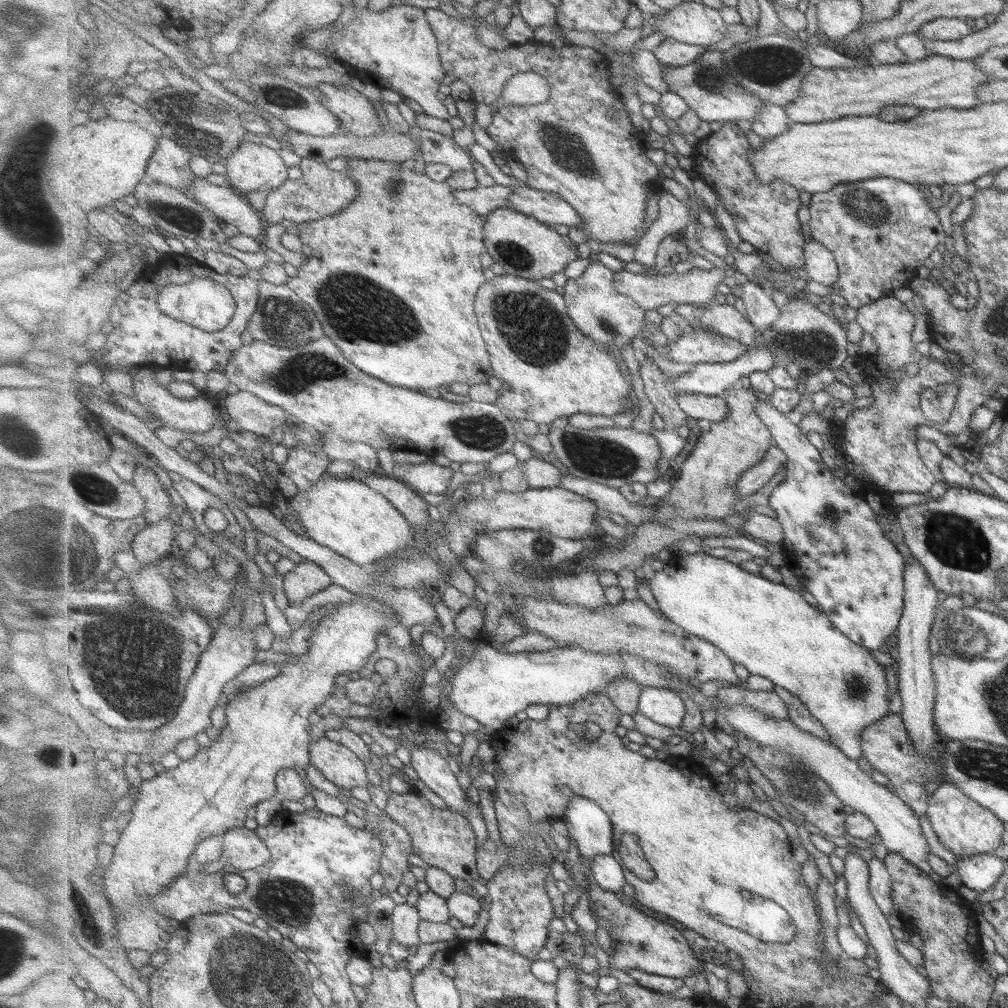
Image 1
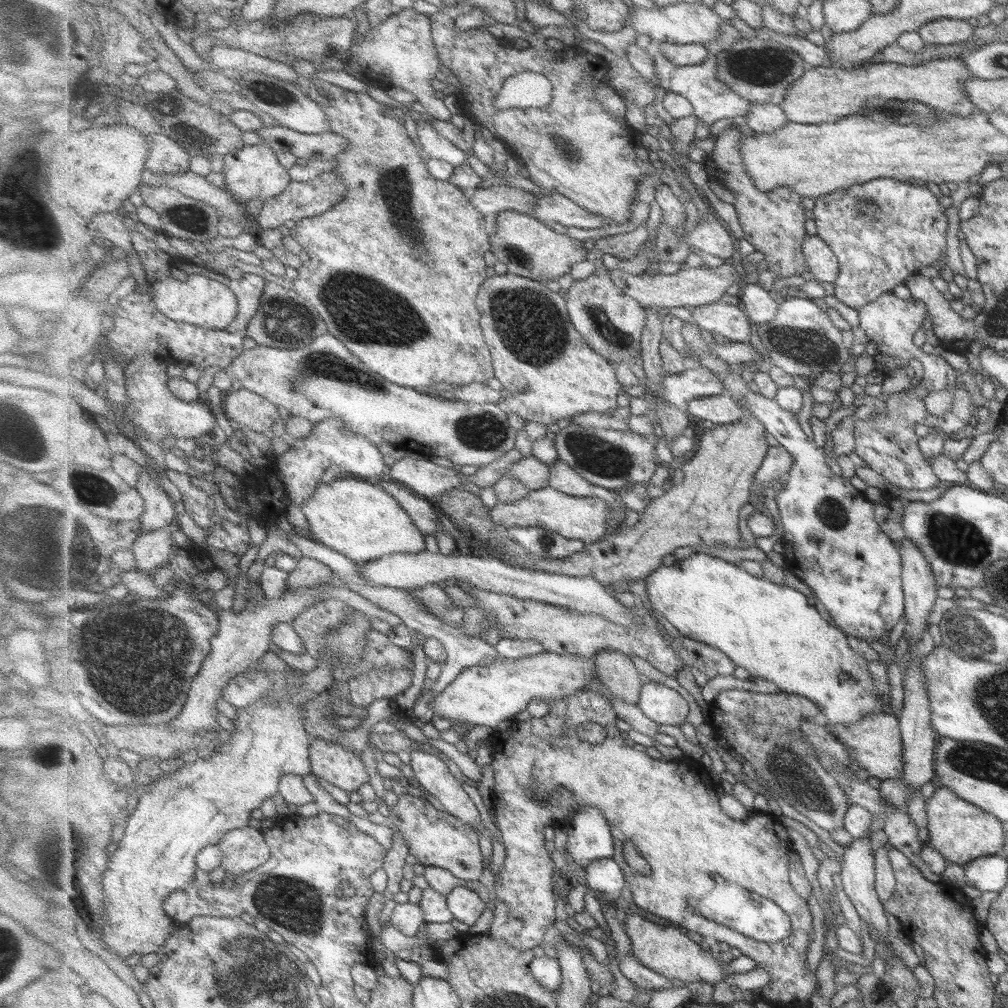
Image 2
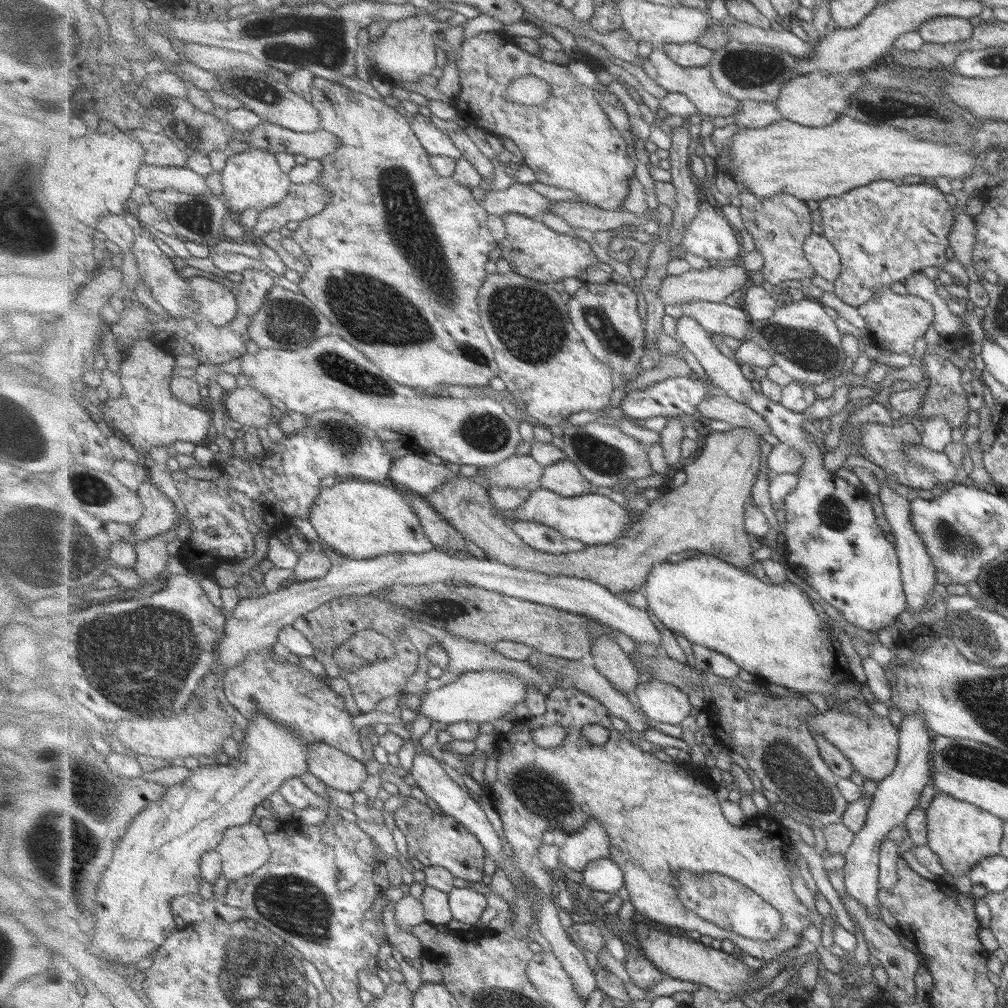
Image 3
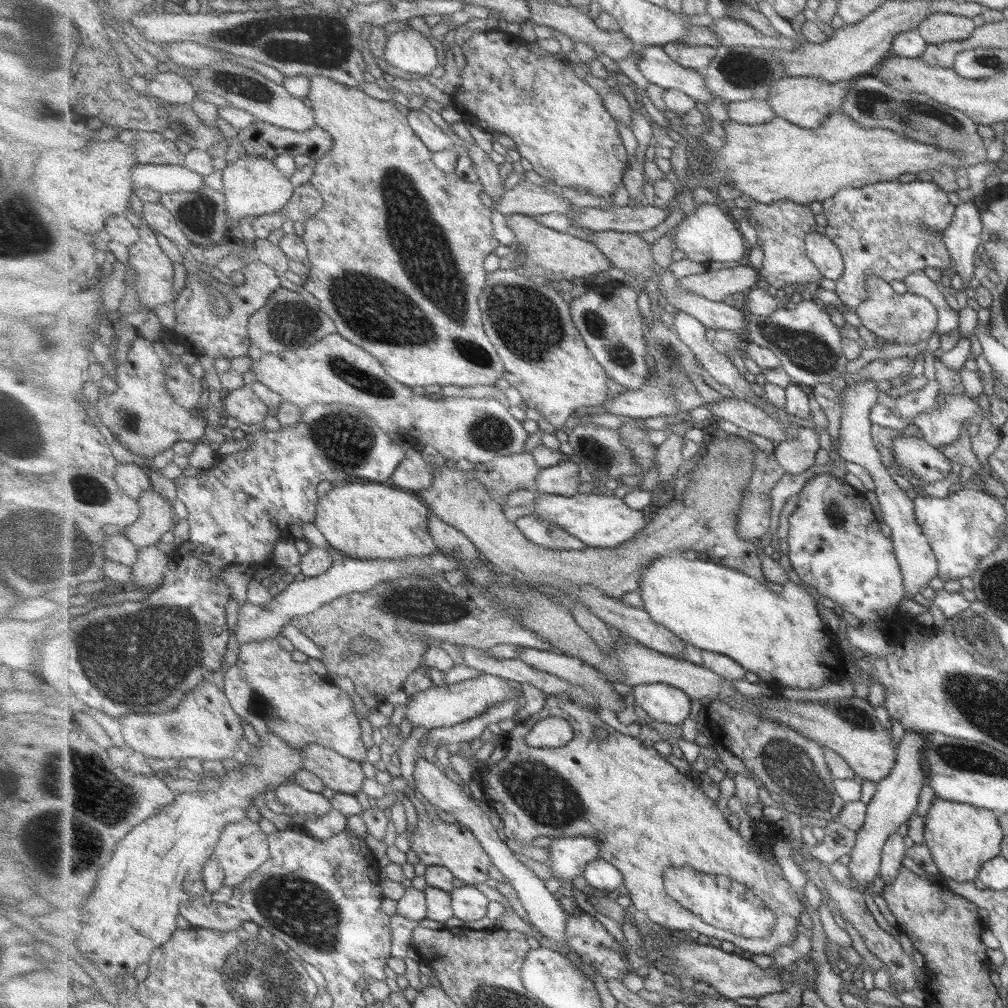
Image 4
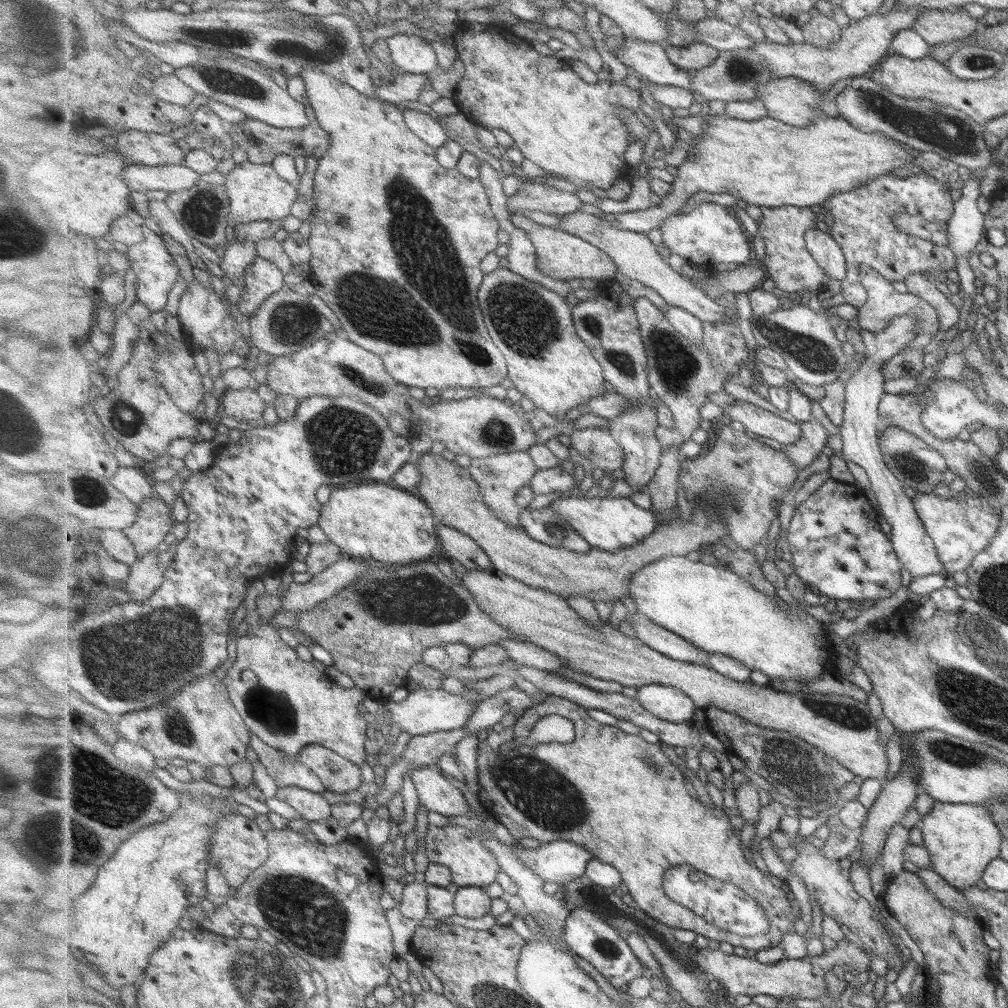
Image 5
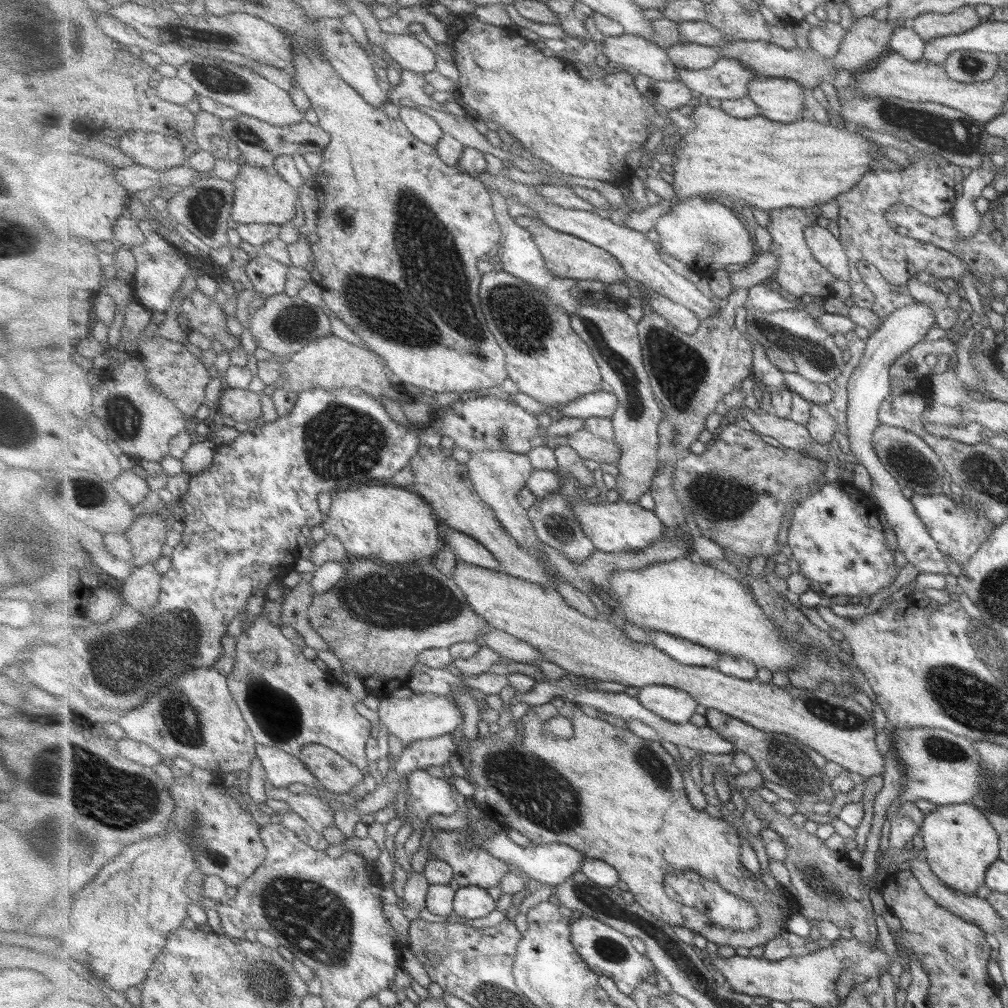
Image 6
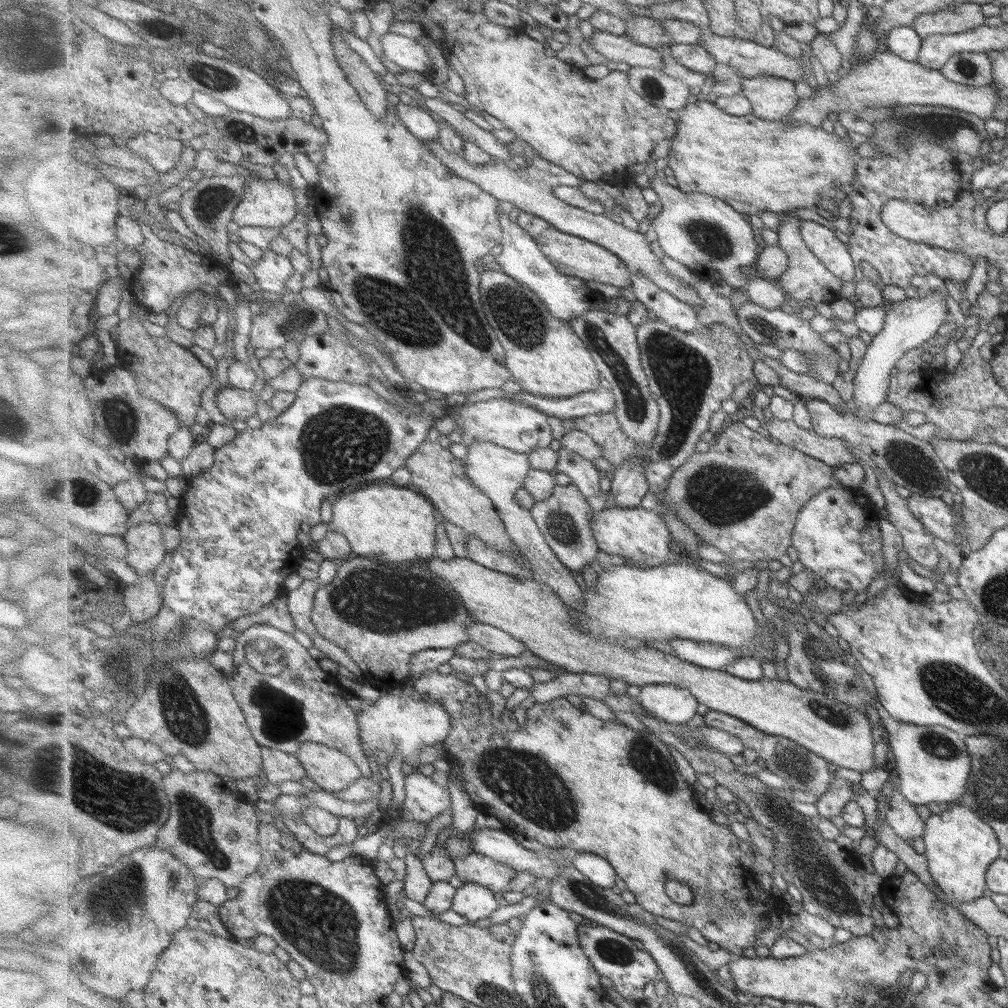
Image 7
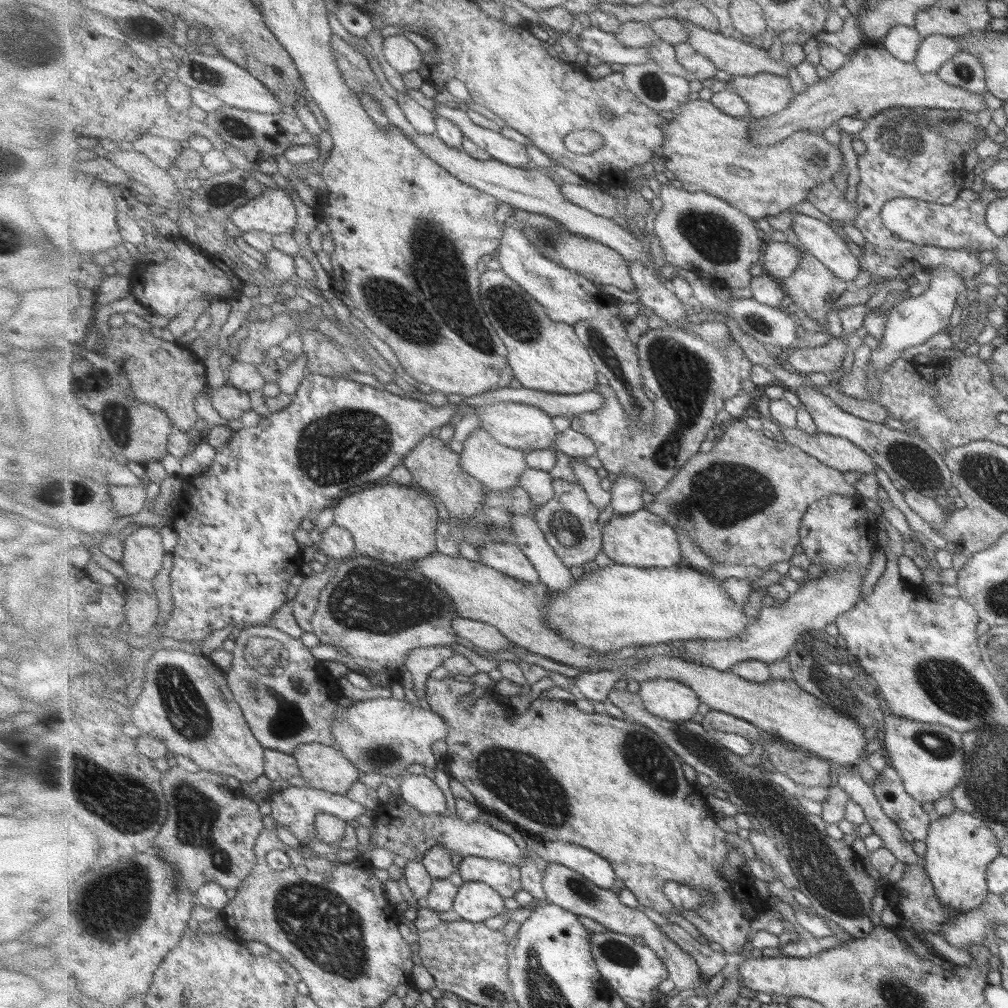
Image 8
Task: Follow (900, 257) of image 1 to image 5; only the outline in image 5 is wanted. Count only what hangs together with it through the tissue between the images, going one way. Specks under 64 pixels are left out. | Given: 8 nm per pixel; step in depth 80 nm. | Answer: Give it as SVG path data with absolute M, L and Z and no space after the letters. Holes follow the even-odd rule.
M912 172L904 178L894 174L878 176L856 189L832 196L823 204L834 220L834 225L829 228L830 233L842 246L846 256L847 277L841 281L841 295L845 304L859 309L867 303L868 293L861 277L864 267L877 270L891 283L905 282L910 275L927 273L928 270L941 273L956 271L957 258L949 246L940 247L931 241L911 236L894 224L894 218L899 213L921 215L928 221L947 223L954 214L955 203L947 184L927 173Z

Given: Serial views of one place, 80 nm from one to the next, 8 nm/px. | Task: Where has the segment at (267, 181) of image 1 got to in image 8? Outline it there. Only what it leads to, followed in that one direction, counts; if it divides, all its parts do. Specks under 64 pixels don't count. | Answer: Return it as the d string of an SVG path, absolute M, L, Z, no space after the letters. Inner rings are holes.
M280 187L276 189L266 188L263 194L235 210L229 220L238 228L239 233L255 230L277 236L287 234L295 228L298 223L298 207L293 199L293 193L287 195Z

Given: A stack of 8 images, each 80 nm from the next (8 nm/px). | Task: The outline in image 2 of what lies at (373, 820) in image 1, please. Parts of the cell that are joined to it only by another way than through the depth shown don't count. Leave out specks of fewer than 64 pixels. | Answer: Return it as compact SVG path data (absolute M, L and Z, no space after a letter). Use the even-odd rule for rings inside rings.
M400 830L393 832L393 835L394 843L392 849L387 850L382 868L388 877L385 893L397 894L401 890L403 866L405 866L405 858L410 854L410 845L407 844L405 836Z

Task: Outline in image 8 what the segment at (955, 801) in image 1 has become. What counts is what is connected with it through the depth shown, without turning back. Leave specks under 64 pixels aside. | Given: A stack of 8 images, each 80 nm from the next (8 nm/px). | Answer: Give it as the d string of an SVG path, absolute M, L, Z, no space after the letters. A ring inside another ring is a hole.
M955 809L947 816L934 817L925 842L924 867L939 901L959 912L981 906L989 894L986 868L1001 854L993 830L970 813Z

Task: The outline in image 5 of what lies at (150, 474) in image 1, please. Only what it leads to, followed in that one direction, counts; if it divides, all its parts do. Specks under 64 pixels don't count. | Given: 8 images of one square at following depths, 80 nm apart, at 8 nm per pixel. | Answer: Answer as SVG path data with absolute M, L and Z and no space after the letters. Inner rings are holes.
M156 495L146 498L138 510L138 519L124 533L132 540L137 557L155 552L165 536L173 531L172 507Z

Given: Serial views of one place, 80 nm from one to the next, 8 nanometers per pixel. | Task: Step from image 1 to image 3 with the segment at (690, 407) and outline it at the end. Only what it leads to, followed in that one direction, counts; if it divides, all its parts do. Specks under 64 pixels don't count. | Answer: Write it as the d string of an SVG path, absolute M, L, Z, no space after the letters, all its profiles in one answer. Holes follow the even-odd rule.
M709 395L701 402L697 412L705 422L717 420L727 422L733 427L750 428L758 434L772 434L771 425L761 414L727 395Z

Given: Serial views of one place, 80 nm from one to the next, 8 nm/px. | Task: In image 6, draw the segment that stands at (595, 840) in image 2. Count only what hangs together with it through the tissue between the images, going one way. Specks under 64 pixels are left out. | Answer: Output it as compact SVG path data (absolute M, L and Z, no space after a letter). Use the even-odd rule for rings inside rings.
M506 829L489 836L488 845L489 852L493 853L499 860L505 862L505 864L512 866L514 870L525 872L525 875L529 879L554 888L565 882L565 880L569 880L575 872L581 871L580 868L582 867L583 859L587 858L578 849L571 848L569 844L541 844L523 848L523 845L511 840Z

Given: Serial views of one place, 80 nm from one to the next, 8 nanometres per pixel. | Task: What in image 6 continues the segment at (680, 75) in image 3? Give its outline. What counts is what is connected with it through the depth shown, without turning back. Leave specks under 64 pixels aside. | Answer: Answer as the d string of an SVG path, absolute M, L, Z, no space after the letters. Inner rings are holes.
M625 32L614 37L604 36L601 52L611 65L623 65L660 81L679 79L679 68L666 49L645 37Z

